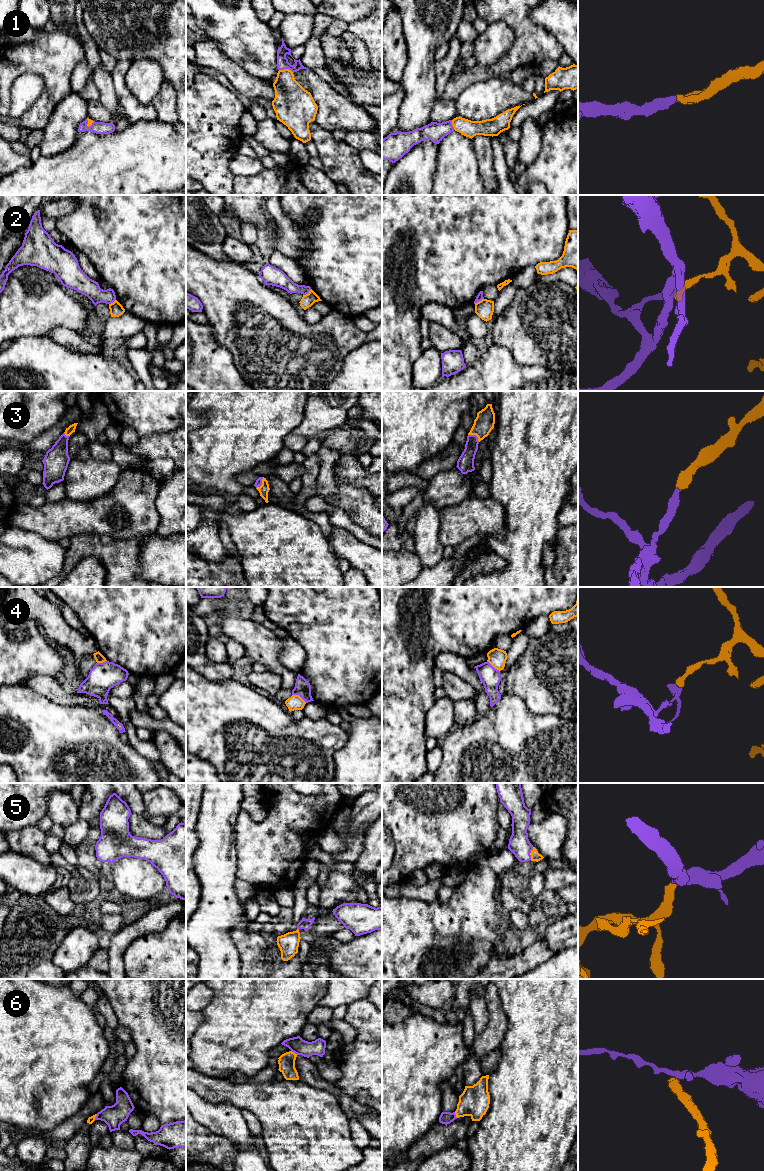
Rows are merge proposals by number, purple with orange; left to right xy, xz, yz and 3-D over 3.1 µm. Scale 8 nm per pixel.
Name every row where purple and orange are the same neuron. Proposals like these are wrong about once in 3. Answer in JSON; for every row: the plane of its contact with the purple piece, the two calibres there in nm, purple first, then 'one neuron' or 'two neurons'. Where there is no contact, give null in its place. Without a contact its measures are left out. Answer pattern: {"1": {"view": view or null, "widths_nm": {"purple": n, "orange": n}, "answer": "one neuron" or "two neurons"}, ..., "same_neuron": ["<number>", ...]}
{"1": {"view": "xz", "widths_nm": {"purple": 100, "orange": 260}, "answer": "one neuron"}, "2": {"view": "xz", "widths_nm": {"purple": 120, "orange": 100}, "answer": "two neurons"}, "3": {"view": "yz", "widths_nm": {"purple": 140, "orange": 160}, "answer": "one neuron"}, "4": {"view": "xz", "widths_nm": {"purple": 130, "orange": 120}, "answer": "two neurons"}, "5": {"view": "yz", "widths_nm": {"purple": 170, "orange": 80}, "answer": "one neuron"}, "6": {"view": "xz", "widths_nm": {"purple": 130, "orange": 130}, "answer": "two neurons"}, "same_neuron": ["1", "3", "5"]}

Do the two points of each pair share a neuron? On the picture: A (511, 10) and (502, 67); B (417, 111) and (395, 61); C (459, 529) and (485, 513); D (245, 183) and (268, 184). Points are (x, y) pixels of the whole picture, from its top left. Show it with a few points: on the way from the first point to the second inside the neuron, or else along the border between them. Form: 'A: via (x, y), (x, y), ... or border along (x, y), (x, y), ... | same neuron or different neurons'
A: via (520, 24), (520, 49), (516, 53) | same neuron
B: border along (408, 52), (400, 84) | different neurons
C: via (465, 523), (471, 517), (479, 516) | same neuron
D: via (251, 184), (262, 184) | same neuron

